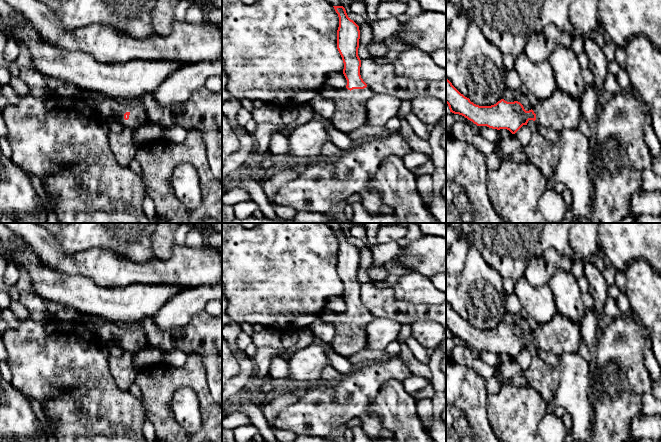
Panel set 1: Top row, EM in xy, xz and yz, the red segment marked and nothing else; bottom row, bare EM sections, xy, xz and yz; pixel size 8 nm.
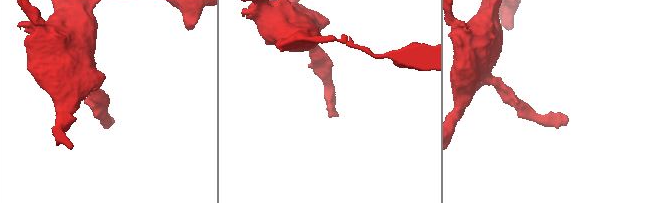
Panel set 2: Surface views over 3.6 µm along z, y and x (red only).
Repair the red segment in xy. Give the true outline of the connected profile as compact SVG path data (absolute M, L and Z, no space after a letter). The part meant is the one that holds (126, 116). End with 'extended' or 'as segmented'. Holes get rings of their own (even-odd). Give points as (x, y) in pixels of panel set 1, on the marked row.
M111 98L98 105L96 113L101 121L117 118L131 131L148 122L146 109L141 104L121 104Z; extended

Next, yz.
M446 78L446 103L450 112L464 116L477 126L507 129L512 134L527 125L529 120L558 132L577 129L581 118L581 99L571 98L560 89L526 111L520 102L507 102L504 99L491 106L476 105Z; extended

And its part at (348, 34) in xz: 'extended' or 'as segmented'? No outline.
extended

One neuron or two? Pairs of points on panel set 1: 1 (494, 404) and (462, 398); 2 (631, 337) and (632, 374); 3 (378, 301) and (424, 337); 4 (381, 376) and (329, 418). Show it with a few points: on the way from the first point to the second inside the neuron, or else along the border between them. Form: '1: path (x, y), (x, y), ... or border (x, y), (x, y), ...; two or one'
1: border (487, 394), (486, 417), (490, 425); two
2: path (629, 346), (629, 365); one
3: border (435, 321), (416, 320), (411, 324); two
4: path (368, 382), (342, 405); one

